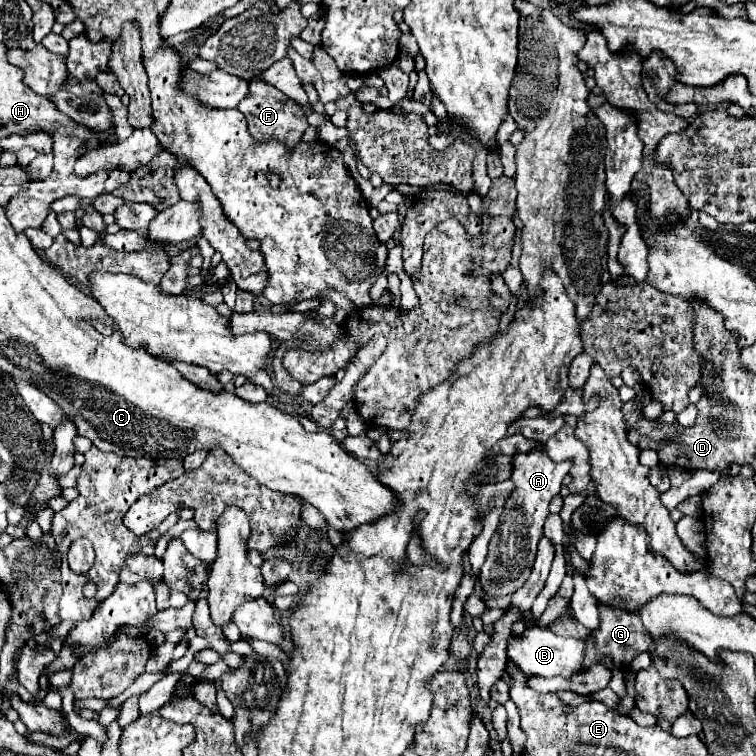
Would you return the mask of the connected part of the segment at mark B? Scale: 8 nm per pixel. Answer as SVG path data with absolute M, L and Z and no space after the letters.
M529 627L521 637L507 641L507 661L527 677L571 677L579 675L579 661L583 661L583 641L573 637L559 637L549 629Z

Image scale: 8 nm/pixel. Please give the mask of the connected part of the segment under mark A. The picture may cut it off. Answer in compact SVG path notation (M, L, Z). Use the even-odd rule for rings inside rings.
M535 451L535 453L517 453L513 457L513 475L511 481L515 483L515 491L511 499L505 505L503 517L499 521L499 527L489 543L487 559L479 573L479 583L493 591L493 587L501 587L501 595L511 595L517 589L523 587L523 581L527 581L535 553L537 543L543 537L543 523L549 515L549 503L559 493L563 477L569 473L571 463L553 463L547 457L547 451Z

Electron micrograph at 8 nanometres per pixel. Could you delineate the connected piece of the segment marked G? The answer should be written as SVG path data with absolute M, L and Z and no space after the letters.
M599 605L599 627L593 629L591 635L585 639L583 671L587 671L589 667L597 665L597 663L605 665L607 669L629 667L635 655L651 649L651 643L653 643L653 639L651 639L649 631L643 627L639 615L631 615L631 613L619 611L615 607Z

